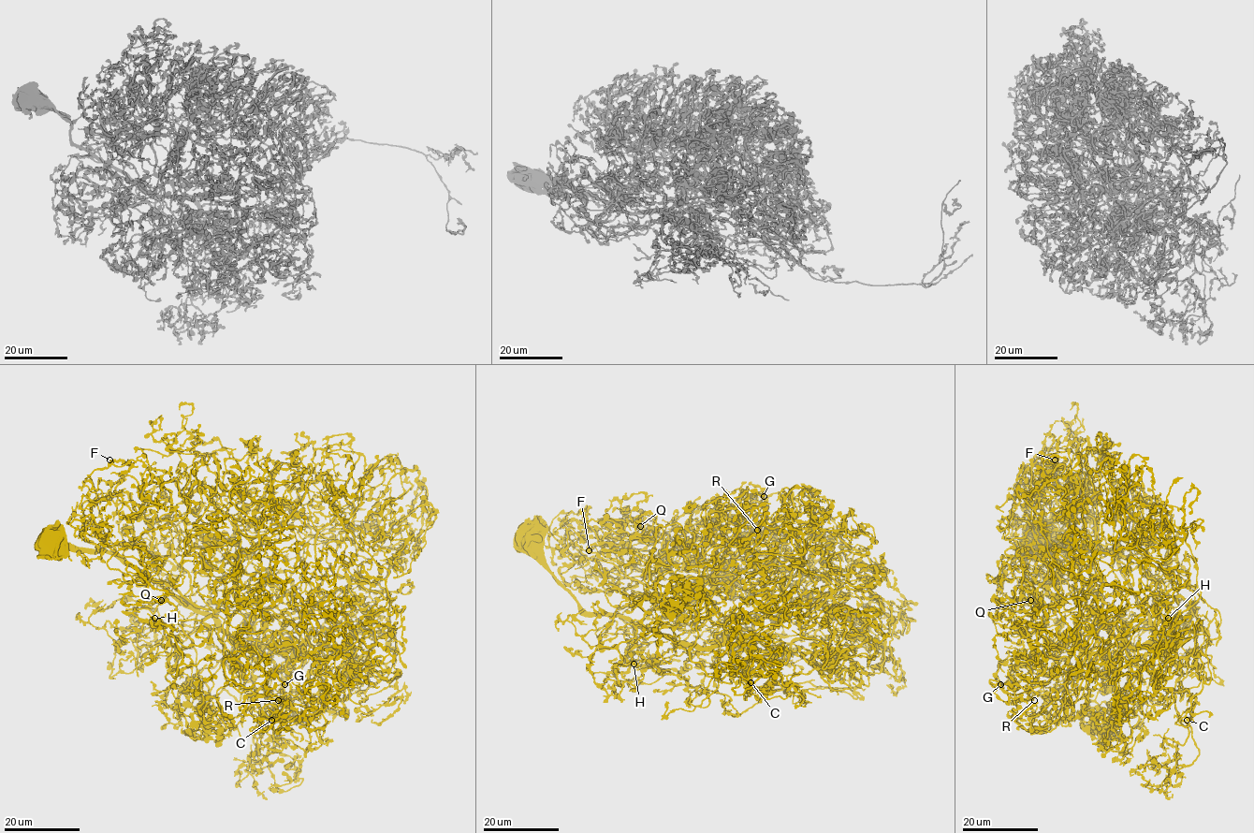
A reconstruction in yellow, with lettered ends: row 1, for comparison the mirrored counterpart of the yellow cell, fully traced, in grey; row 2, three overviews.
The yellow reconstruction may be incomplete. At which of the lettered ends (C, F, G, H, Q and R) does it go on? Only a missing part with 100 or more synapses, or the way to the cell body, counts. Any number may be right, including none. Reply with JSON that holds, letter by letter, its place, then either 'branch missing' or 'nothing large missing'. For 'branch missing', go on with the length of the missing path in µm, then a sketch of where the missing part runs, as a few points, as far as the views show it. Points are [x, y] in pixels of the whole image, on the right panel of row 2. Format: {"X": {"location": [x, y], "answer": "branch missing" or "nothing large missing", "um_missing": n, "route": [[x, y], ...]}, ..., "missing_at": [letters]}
{"C": {"location": [1187, 720], "answer": "nothing large missing"}, "F": {"location": [1055, 460], "answer": "nothing large missing"}, "G": {"location": [1000, 684], "answer": "branch missing", "um_missing": 40, "route": [[1000, 684], [1004, 682], [998, 679], [998, 664], [1005, 659], [990, 640], [1001, 634], [1025, 635]]}, "H": {"location": [1168, 618], "answer": "nothing large missing"}, "Q": {"location": [1030, 600], "answer": "nothing large missing"}, "R": {"location": [1034, 700], "answer": "nothing large missing"}, "missing_at": ["G"]}

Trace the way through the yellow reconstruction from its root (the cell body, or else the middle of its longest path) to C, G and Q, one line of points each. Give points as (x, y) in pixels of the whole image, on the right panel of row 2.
C: (1048, 540), (1117, 553), (1148, 645), (1196, 636), (1210, 681), (1175, 723), (1192, 706), (1187, 720)
G: (1048, 540), (1115, 551), (1151, 643), (1132, 650), (1098, 610), (1101, 628), (1014, 658), (1000, 684)
Q: (1048, 540), (1115, 551), (1151, 643), (1116, 638), (1079, 575), (1035, 584), (1009, 563), (997, 590), (1030, 600)

